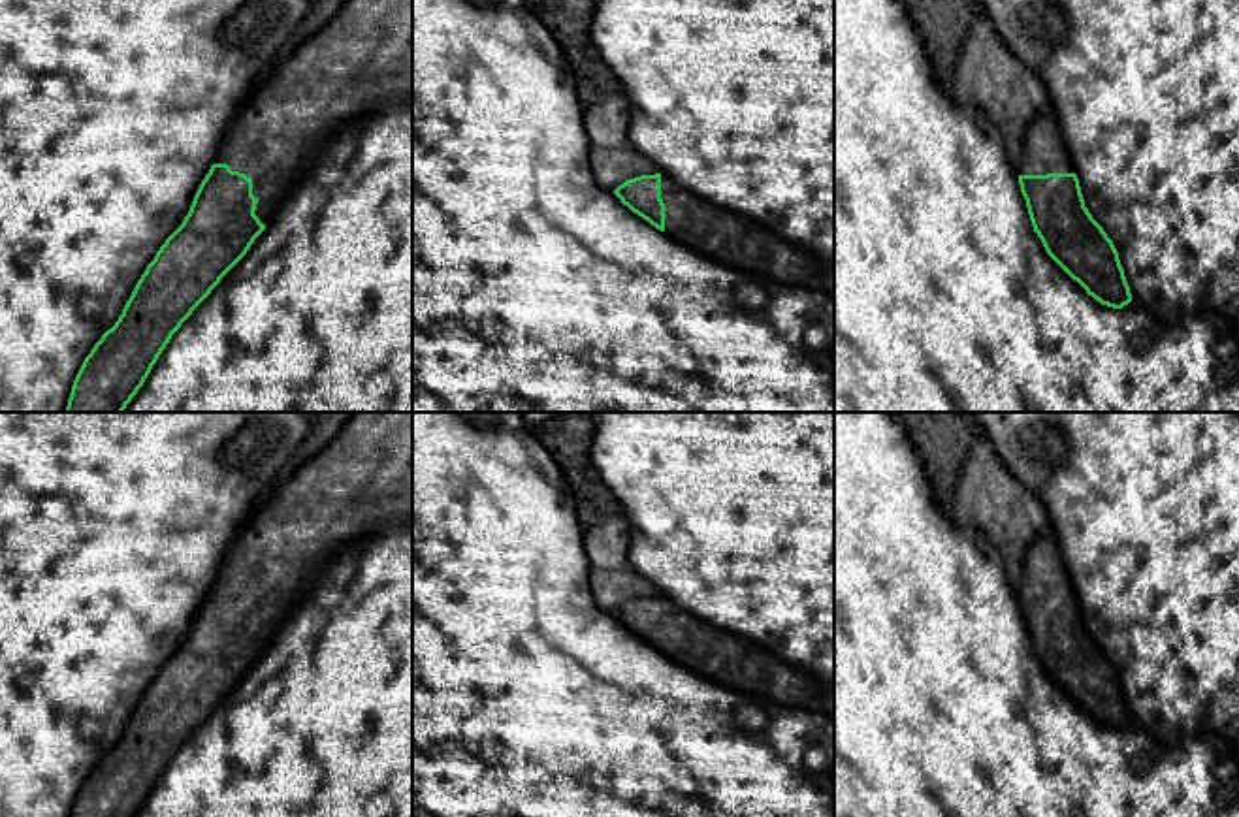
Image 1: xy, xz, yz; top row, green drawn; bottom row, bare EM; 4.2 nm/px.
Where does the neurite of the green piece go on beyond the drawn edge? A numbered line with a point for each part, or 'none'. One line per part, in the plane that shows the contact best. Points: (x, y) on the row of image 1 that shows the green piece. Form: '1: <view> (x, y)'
1: xy (360, 63)

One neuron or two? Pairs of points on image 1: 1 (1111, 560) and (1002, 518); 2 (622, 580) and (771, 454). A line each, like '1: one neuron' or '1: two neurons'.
1: two neurons
2: two neurons

